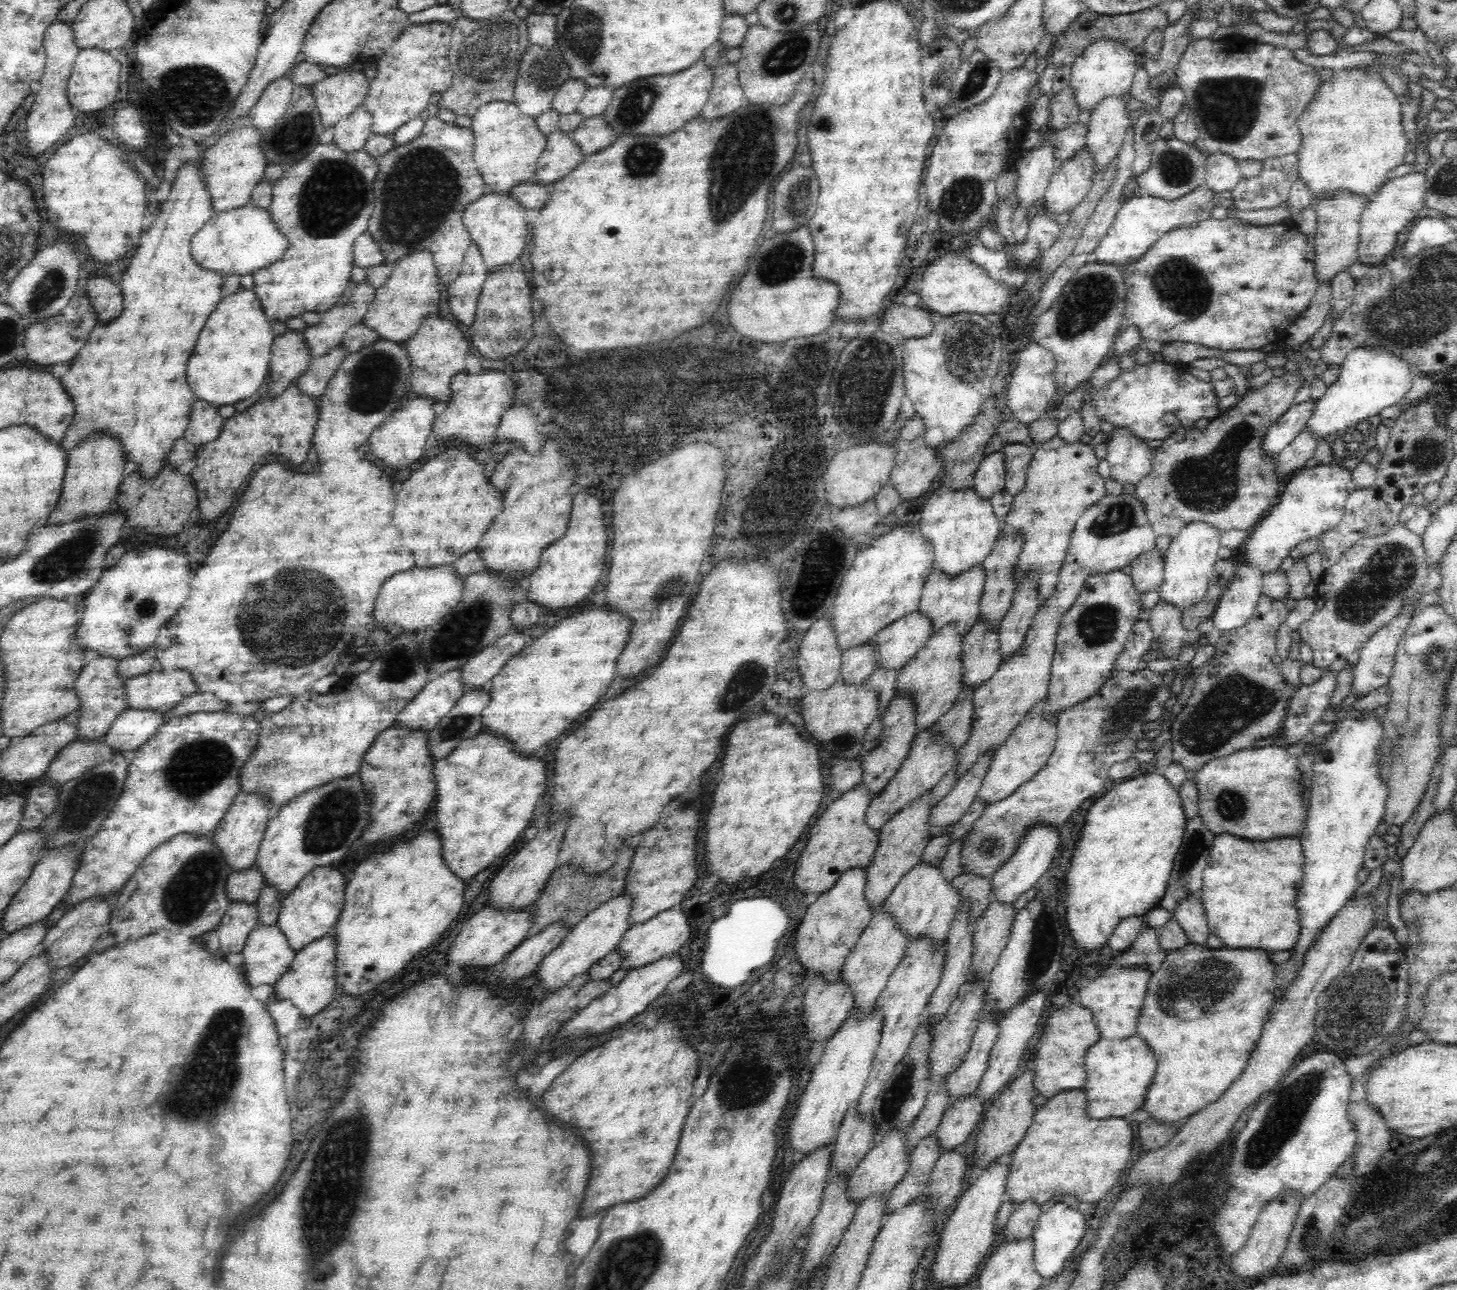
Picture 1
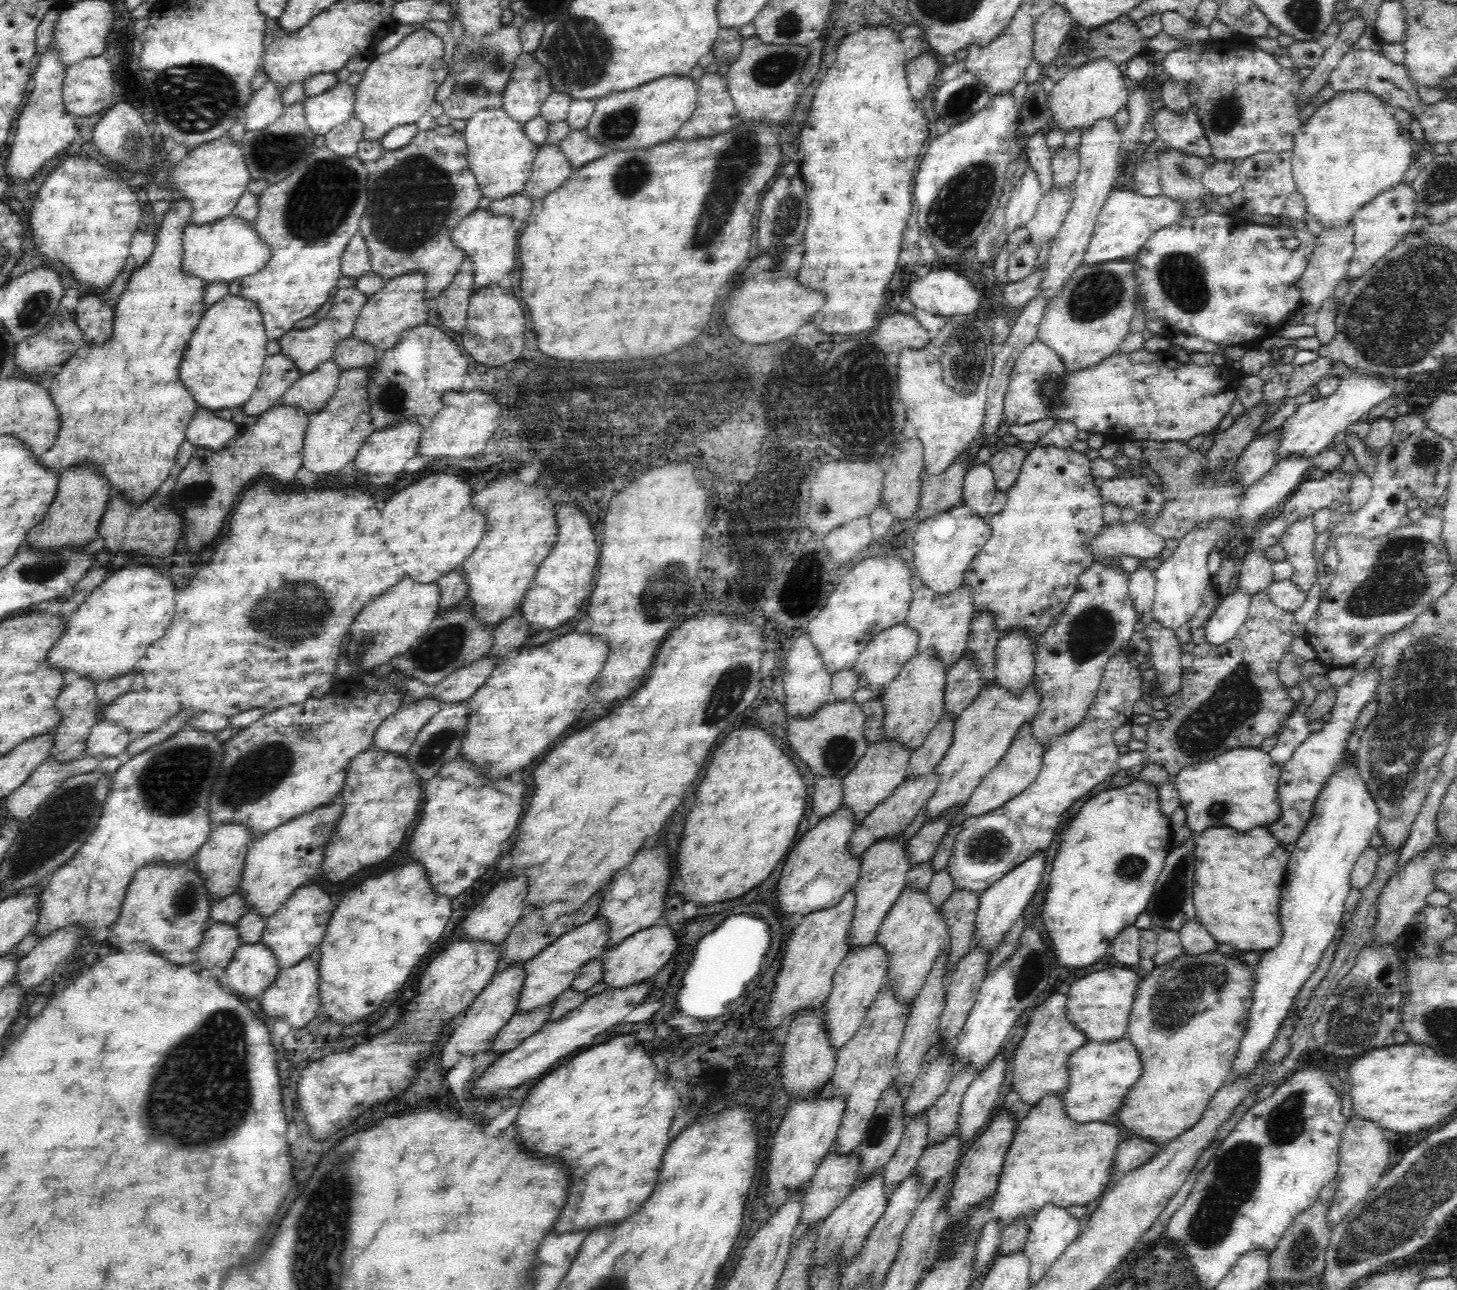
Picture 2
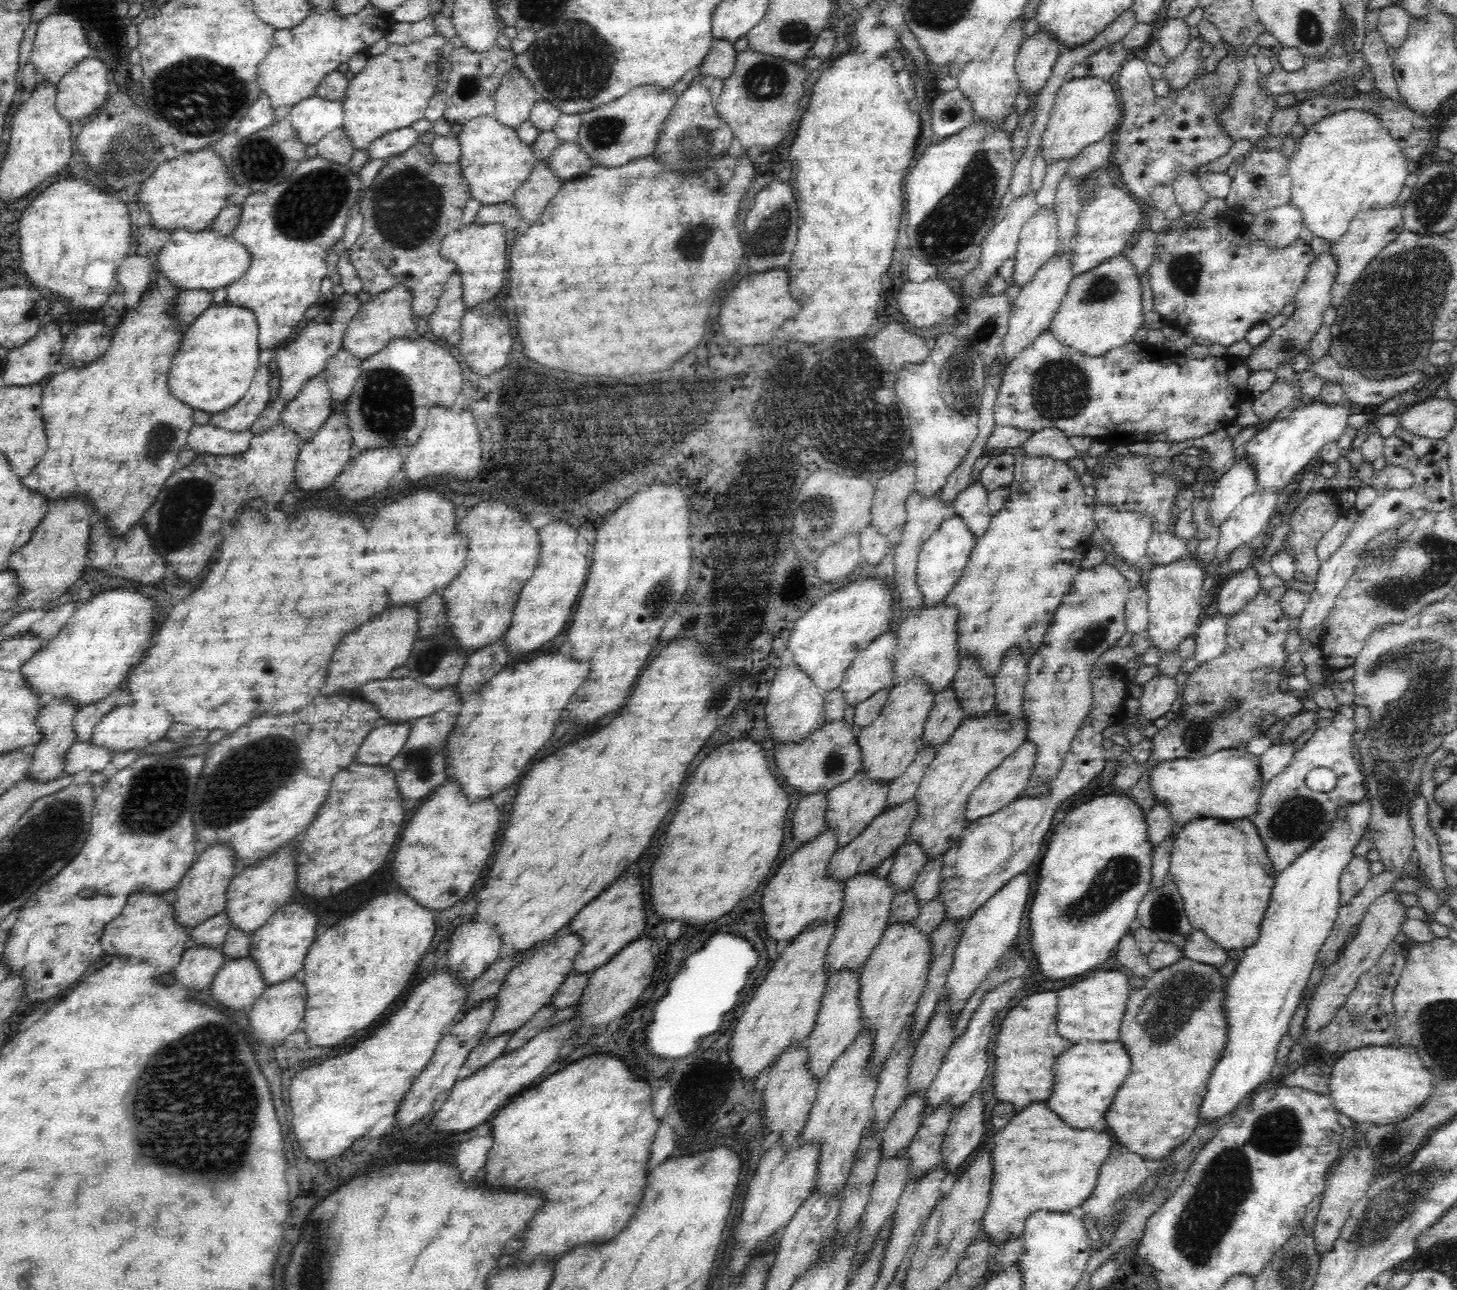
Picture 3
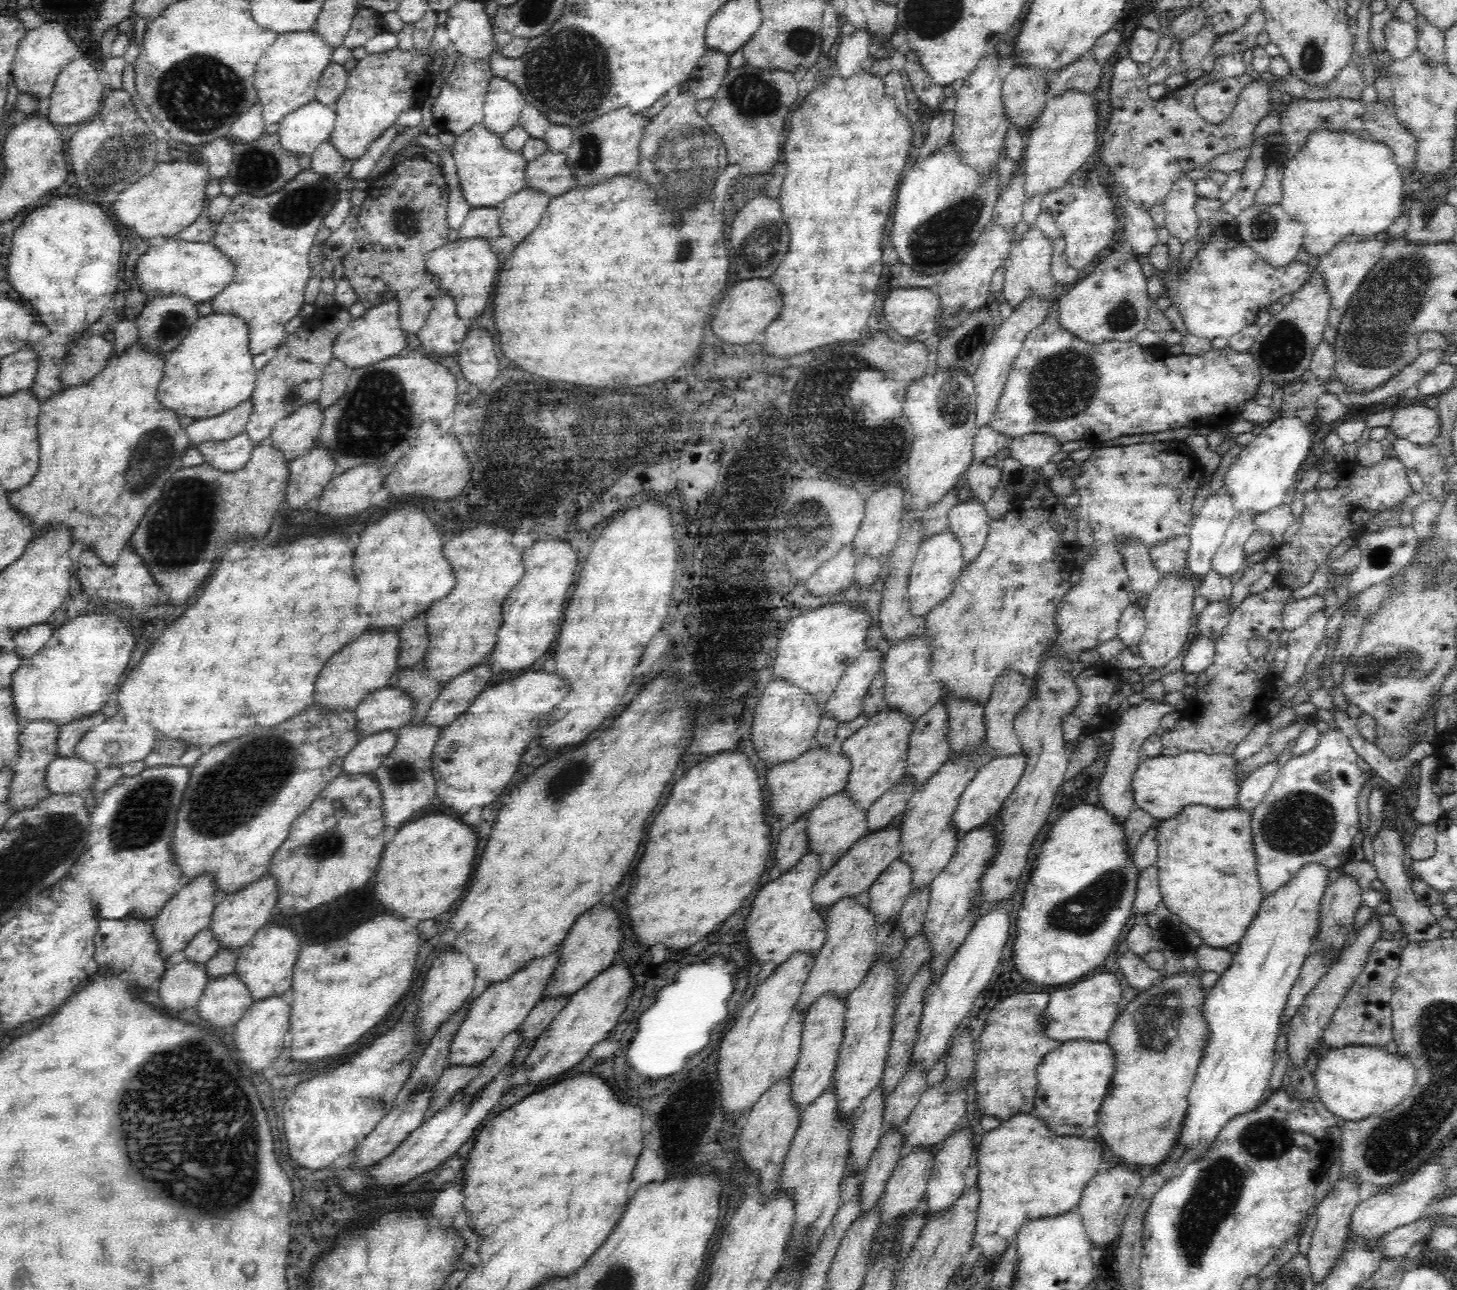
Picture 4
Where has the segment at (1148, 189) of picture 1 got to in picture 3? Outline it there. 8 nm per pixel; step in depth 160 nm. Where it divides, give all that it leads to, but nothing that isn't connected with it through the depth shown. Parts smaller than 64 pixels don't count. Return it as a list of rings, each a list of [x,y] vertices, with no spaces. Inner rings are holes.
[[[1197,171],[1180,172],[1171,184],[1176,204],[1182,208],[1184,215],[1196,212],[1196,210],[1200,211],[1211,198],[1202,188],[1199,176]]]

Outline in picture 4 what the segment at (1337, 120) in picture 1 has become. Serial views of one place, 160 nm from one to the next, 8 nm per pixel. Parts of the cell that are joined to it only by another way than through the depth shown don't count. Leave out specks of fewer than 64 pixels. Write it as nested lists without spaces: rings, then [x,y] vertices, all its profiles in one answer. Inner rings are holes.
[[[1319,128],[1311,132],[1306,140],[1306,144],[1288,160],[1288,164],[1285,164],[1281,187],[1283,197],[1280,203],[1288,214],[1295,216],[1304,225],[1303,248],[1312,254],[1312,256],[1322,257],[1328,254],[1328,252],[1332,251],[1332,248],[1335,248],[1336,244],[1340,243],[1340,239],[1344,239],[1348,235],[1356,235],[1361,240],[1370,239],[1372,236],[1376,236],[1380,232],[1387,230],[1398,216],[1406,212],[1403,206],[1403,200],[1406,197],[1404,180],[1394,160],[1392,149],[1382,143],[1374,143],[1372,140],[1361,139],[1348,130],[1326,131],[1324,128]]]

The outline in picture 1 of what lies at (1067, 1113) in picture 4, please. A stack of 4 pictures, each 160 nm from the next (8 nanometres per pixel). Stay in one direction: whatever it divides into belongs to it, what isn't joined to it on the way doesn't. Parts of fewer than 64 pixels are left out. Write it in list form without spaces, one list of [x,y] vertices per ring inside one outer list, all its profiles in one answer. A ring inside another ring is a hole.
[[[1138,1036],[1122,1040],[1101,1038],[1086,1053],[1085,1070],[1088,1082],[1084,1086],[1088,1098],[1088,1116],[1102,1118],[1124,1118],[1140,1108],[1144,1102],[1144,1092],[1148,1092],[1148,1084],[1152,1084],[1152,1076],[1156,1076],[1156,1058],[1145,1040]]]

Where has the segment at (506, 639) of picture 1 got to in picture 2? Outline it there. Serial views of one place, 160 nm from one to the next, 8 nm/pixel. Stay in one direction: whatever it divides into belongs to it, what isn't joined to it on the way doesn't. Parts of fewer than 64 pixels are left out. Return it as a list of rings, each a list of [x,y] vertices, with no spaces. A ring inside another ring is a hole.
[[[482,656],[482,658],[472,660],[466,666],[456,668],[451,675],[444,677],[444,680],[436,686],[425,685],[416,679],[406,677],[403,680],[404,705],[422,696],[429,696],[442,704],[468,701],[485,683],[499,662],[500,660],[493,656]]]

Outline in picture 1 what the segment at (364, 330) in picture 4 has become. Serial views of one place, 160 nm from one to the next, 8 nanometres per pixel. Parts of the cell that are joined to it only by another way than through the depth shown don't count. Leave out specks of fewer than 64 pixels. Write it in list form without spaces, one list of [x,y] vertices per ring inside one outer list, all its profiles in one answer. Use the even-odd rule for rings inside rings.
[[[428,250],[412,252],[411,255],[403,256],[398,262],[393,263],[392,267],[392,272],[386,279],[386,282],[376,289],[375,299],[369,304],[367,313],[363,318],[363,324],[375,330],[379,334],[380,339],[403,343],[418,332],[426,316],[437,314],[441,298],[440,286],[442,287],[442,283],[437,280],[437,268],[433,254]]]

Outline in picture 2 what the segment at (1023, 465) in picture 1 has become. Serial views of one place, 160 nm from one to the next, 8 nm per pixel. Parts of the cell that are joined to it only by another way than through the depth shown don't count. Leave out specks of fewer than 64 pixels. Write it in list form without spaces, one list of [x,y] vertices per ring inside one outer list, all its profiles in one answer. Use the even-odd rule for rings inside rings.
[[[1005,446],[988,461],[996,477],[996,489],[1007,491],[1016,484],[1017,477],[1024,464],[1026,452],[1017,446]]]

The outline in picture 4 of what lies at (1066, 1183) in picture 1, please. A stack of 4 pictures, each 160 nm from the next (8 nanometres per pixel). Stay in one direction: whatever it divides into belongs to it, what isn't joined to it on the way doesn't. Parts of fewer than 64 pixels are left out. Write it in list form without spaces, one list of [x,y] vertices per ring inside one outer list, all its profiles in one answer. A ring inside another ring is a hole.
[[[1019,1114],[1011,1116],[1008,1120],[1001,1121],[998,1128],[988,1131],[987,1134],[979,1139],[978,1142],[978,1175],[977,1175],[977,1188],[980,1193],[980,1202],[978,1207],[977,1225],[973,1236],[973,1246],[980,1246],[982,1248],[981,1259],[988,1260],[996,1254],[1004,1252],[1012,1242],[1016,1240],[1021,1226],[1026,1224],[1027,1221],[1037,1220],[1048,1216],[1059,1216],[1060,1213],[1066,1213],[1068,1210],[1074,1208],[1082,1198],[1086,1185],[1090,1182],[1090,1178],[1102,1168],[1102,1144],[1096,1140],[1086,1140],[1080,1136],[1044,1136],[1048,1134],[1048,1130],[1042,1126],[1040,1120],[1034,1120],[1030,1114]]]

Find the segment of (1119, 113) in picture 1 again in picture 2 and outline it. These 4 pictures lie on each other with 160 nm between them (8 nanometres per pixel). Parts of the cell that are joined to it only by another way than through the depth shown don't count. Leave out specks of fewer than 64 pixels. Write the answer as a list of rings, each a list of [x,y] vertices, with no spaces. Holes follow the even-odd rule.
[[[1100,119],[1081,134],[1079,145],[1079,170],[1073,181],[1075,197],[1055,236],[1054,245],[1050,248],[1045,273],[1039,286],[1039,291],[1050,299],[1062,290],[1066,280],[1084,262],[1084,253],[1091,239],[1095,220],[1104,206],[1118,169],[1121,132],[1114,119]]]

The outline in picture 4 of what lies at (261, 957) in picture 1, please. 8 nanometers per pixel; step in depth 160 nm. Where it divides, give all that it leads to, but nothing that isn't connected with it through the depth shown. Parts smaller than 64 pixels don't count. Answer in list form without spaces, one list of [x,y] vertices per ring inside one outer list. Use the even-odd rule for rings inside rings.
[[[230,972],[208,981],[195,1008],[198,1008],[200,1018],[206,1020],[208,1026],[222,1028],[236,1024],[254,1001],[249,995],[248,987],[240,982],[239,976]]]

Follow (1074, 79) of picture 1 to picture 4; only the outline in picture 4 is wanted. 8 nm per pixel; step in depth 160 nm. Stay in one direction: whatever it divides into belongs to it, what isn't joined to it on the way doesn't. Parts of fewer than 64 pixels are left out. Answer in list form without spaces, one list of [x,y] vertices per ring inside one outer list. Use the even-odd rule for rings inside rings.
[[[1068,90],[1061,96],[1049,98],[1040,116],[1035,120],[1036,127],[1032,127],[1026,134],[1026,155],[1021,158],[1021,176],[1023,192],[1030,198],[1032,194],[1047,194],[1052,188],[1063,187],[1067,183],[1068,177],[1072,172],[1093,156],[1098,144],[1098,122],[1097,99],[1094,92],[1084,93],[1083,90]]]

